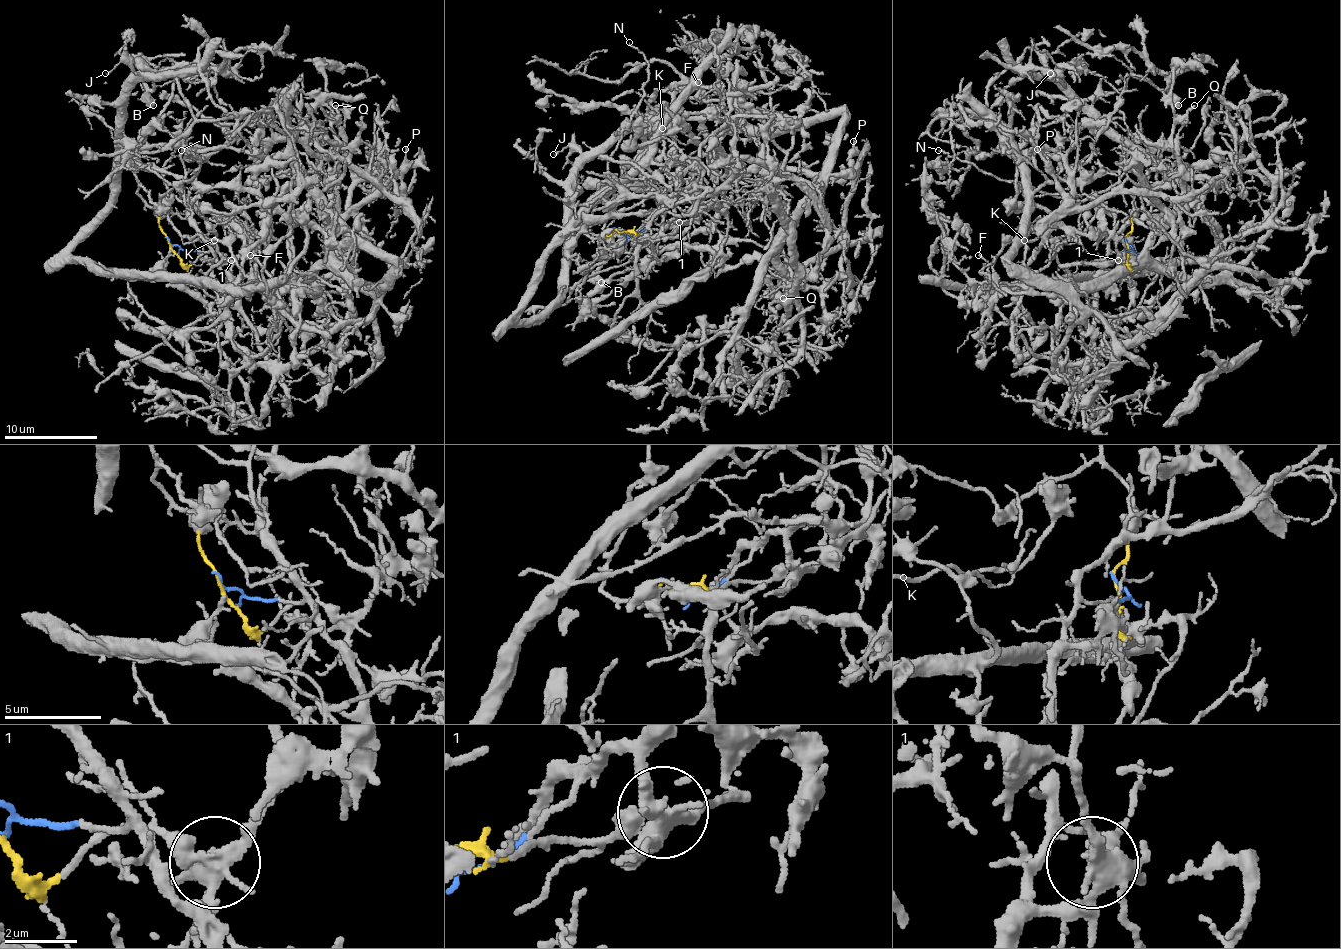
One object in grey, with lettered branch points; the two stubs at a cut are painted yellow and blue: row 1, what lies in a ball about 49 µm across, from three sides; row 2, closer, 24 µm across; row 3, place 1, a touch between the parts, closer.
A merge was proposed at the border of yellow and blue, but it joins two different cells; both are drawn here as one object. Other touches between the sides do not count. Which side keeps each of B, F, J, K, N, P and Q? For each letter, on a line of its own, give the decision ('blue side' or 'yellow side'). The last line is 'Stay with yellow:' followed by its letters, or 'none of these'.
B: yellow side
F: yellow side
J: yellow side
K: yellow side
N: yellow side
P: blue side
Q: blue side
Stay with yellow: B, F, J, K, N

